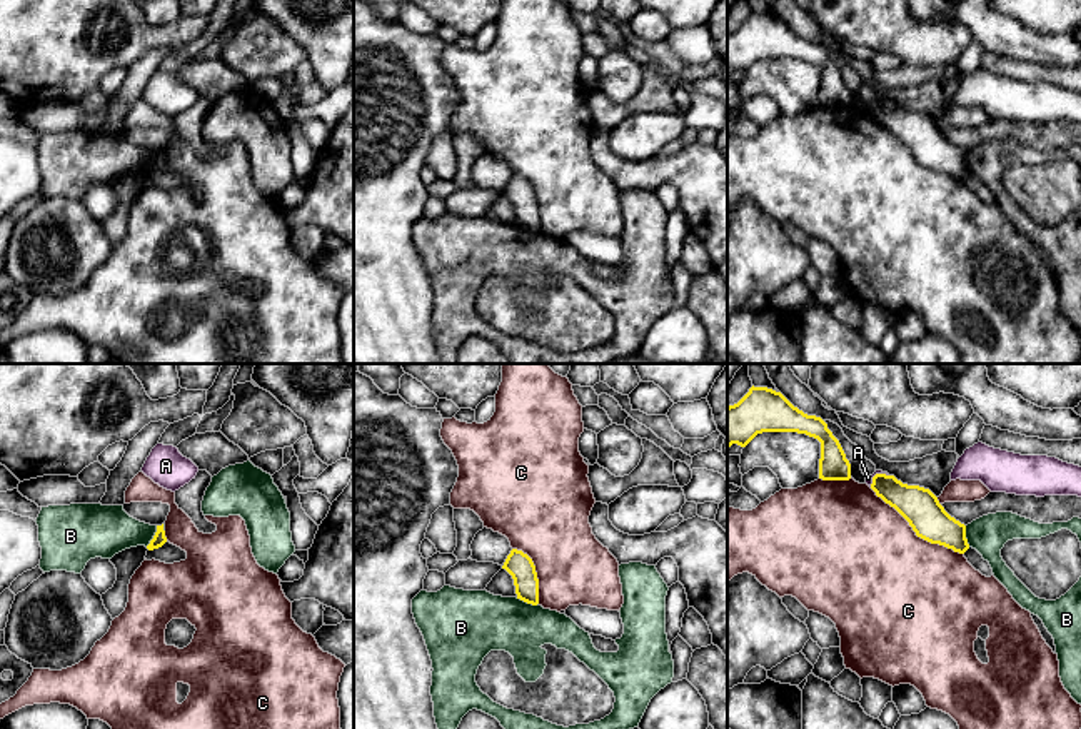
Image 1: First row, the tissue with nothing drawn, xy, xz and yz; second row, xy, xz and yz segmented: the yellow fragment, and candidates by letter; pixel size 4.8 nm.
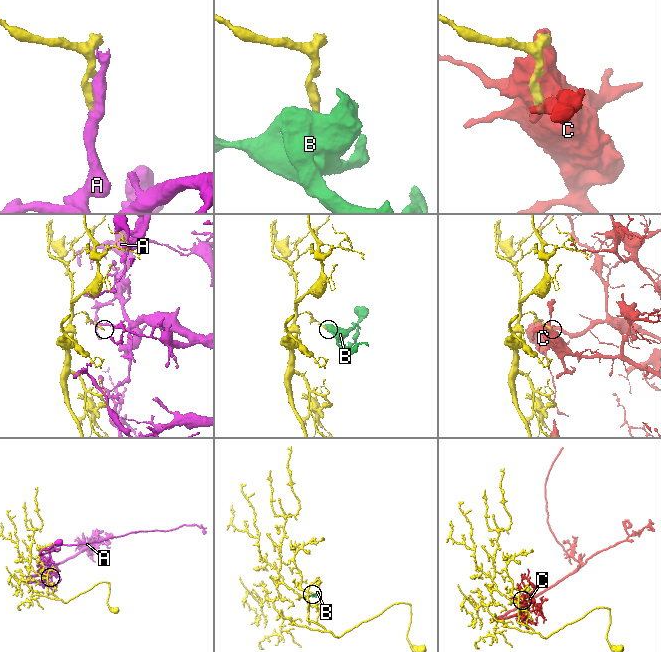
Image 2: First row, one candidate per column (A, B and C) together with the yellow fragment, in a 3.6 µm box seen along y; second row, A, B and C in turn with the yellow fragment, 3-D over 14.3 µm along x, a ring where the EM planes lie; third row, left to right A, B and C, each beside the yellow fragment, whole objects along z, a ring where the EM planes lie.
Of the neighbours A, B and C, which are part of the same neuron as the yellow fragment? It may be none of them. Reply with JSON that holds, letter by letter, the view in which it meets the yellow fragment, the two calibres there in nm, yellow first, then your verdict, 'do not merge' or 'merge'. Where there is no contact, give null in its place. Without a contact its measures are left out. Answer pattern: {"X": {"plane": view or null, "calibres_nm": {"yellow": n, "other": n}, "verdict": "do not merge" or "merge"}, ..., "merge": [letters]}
{"A": {"plane": "yz", "calibres_nm": {"yellow": 180, "other": 30}, "verdict": "do not merge"}, "B": {"plane": "xz", "calibres_nm": {"yellow": 120, "other": 300}, "verdict": "do not merge"}, "C": {"plane": "yz", "calibres_nm": {"yellow": 180, "other": 500}, "verdict": "do not merge"}, "merge": []}

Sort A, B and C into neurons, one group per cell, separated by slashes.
A / B / C

